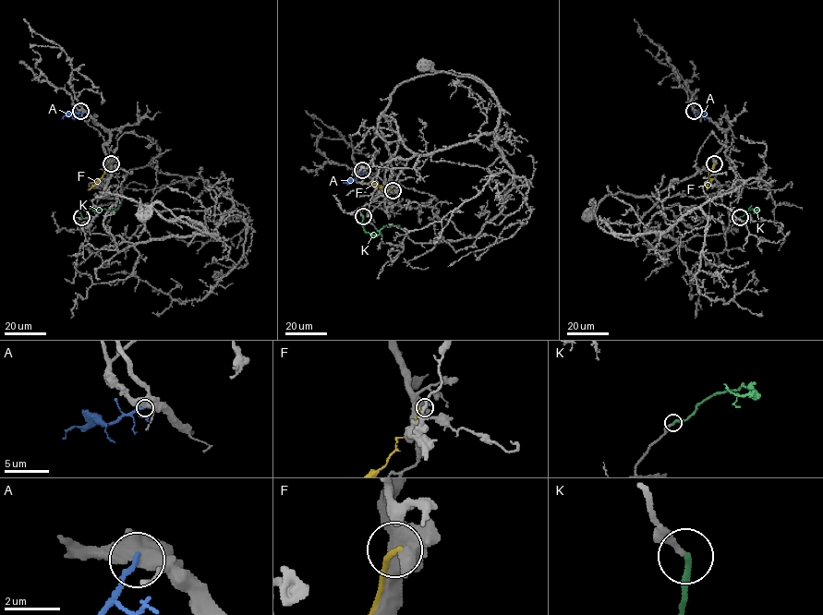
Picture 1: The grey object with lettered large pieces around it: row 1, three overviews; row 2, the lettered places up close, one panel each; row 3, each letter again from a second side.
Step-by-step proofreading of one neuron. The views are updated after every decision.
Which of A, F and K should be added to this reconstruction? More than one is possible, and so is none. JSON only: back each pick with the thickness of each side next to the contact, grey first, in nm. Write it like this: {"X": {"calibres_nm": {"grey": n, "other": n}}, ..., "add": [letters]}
{"K": {"calibres_nm": {"grey": 200, "other": 220}}, "add": ["K"]}

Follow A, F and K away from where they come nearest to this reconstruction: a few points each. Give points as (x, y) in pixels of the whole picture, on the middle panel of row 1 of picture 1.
A: (362, 170), (355, 179), (343, 183)
F: (392, 190), (385, 185), (369, 184)
K: (363, 216), (364, 230), (373, 235), (384, 226), (398, 225), (400, 228)

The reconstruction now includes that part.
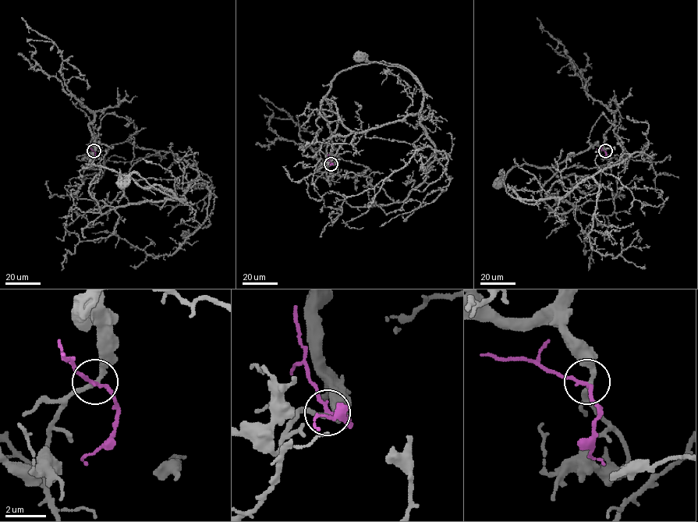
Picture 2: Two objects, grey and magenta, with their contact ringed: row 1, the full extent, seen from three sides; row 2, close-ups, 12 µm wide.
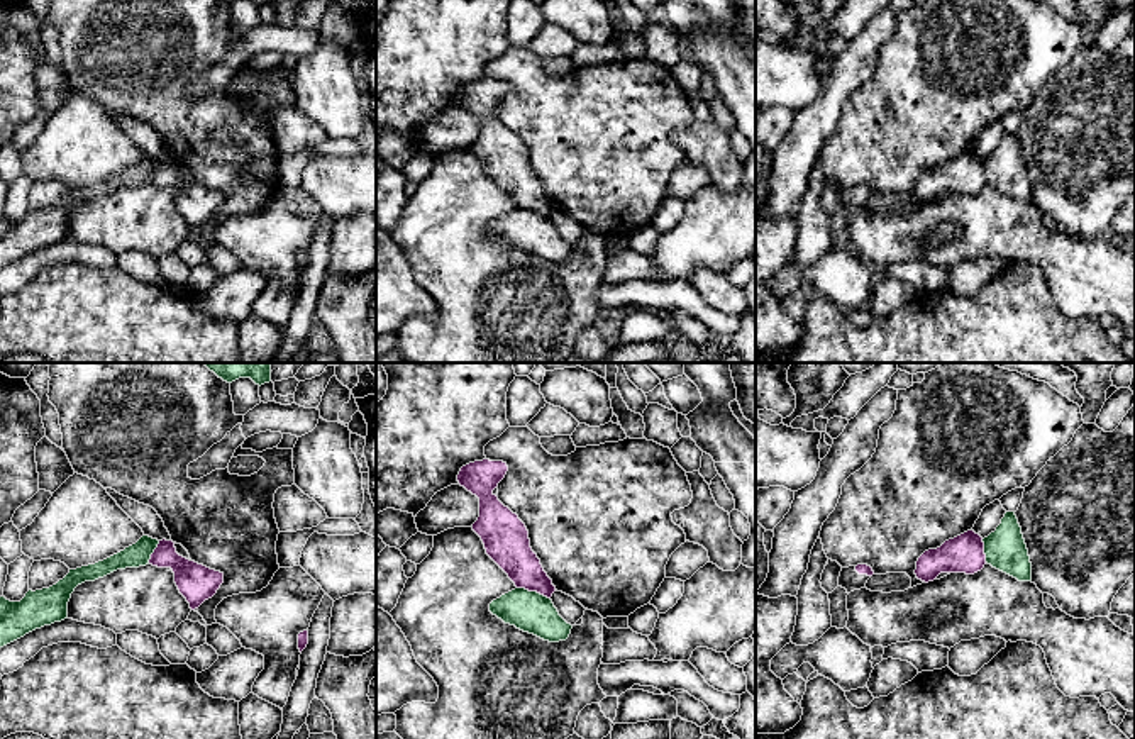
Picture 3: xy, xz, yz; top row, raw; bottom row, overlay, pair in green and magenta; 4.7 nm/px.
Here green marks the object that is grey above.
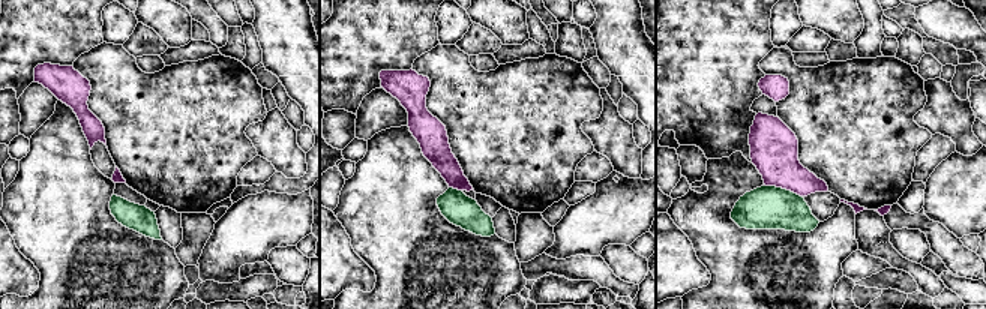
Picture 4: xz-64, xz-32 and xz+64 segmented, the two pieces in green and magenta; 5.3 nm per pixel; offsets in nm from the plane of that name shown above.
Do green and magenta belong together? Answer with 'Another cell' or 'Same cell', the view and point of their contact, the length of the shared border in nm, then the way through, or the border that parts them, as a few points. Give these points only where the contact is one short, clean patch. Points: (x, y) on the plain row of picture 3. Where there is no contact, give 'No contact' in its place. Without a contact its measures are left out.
Another cell. Touches green at xz (534, 212). Shared border 170 nm. Boundary: xz (517, 207), (536, 211), (549, 219)

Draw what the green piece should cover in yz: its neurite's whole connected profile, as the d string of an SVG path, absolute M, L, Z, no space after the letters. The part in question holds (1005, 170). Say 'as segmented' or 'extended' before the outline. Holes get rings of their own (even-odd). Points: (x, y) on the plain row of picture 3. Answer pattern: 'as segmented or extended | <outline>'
as segmented | M1006 132L996 151L983 163L988 185L1018 202L1032 202L1032 183L1015 132Z

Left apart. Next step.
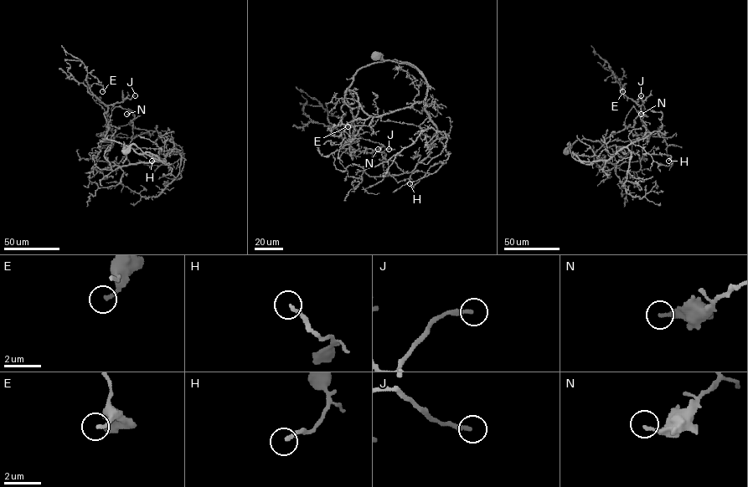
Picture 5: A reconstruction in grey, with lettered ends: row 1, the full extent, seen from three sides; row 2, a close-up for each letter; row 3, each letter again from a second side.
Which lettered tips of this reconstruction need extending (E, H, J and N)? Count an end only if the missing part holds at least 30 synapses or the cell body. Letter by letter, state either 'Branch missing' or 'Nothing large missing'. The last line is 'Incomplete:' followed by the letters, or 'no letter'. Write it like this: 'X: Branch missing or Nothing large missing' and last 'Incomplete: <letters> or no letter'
E: Nothing large missing
H: Nothing large missing
J: Nothing large missing
N: Nothing large missing
Incomplete: no letter

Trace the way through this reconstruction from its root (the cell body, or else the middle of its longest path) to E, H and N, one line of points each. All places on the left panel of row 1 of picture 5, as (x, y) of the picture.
E: (125, 151), (134, 144), (162, 161), (101, 140), (108, 130), (107, 107), (88, 89), (98, 84), (102, 91)
H: (125, 151), (134, 144), (166, 161), (174, 143), (183, 150), (180, 154), (155, 155), (152, 161)
N: (125, 151), (134, 144), (162, 161), (107, 138), (101, 140), (111, 110), (121, 106), (131, 112), (126, 114)

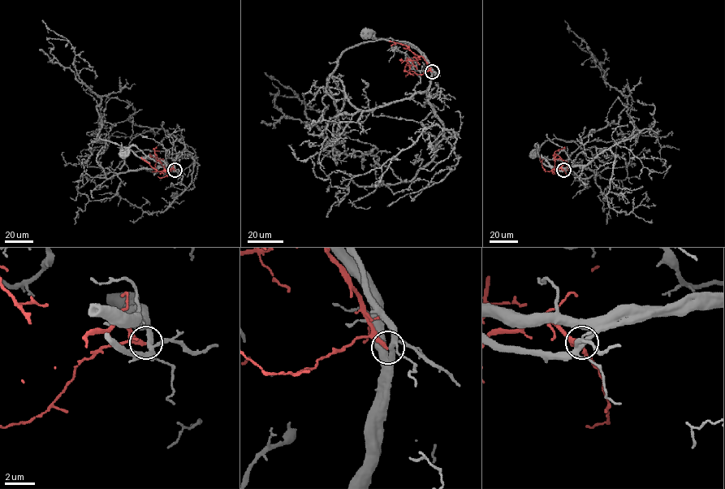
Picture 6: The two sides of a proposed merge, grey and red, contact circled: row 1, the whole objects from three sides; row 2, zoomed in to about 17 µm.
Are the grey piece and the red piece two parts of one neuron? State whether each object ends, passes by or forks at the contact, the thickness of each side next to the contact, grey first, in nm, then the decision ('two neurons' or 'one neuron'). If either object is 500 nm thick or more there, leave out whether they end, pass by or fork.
grey forks; red ends; calibres 280 and 300 nm; two neurons

